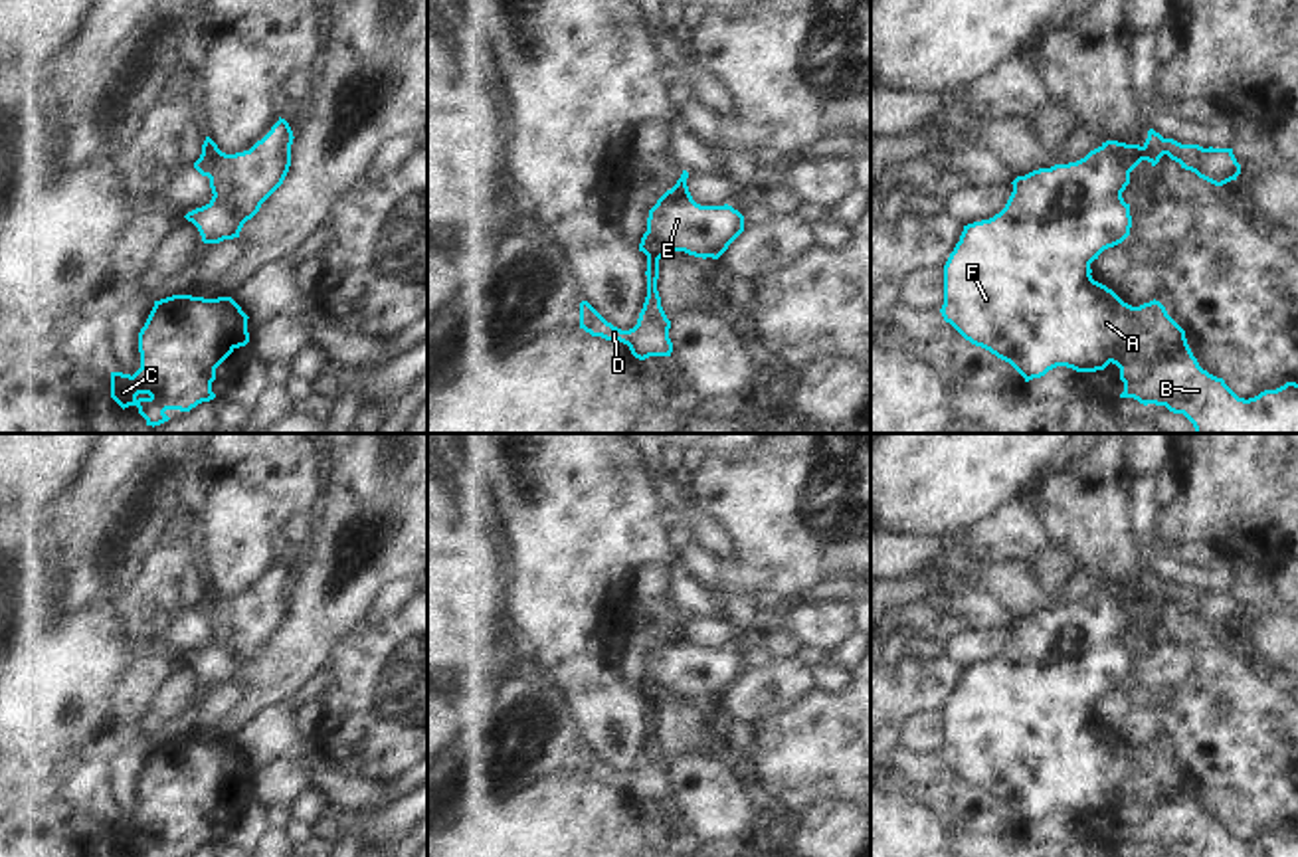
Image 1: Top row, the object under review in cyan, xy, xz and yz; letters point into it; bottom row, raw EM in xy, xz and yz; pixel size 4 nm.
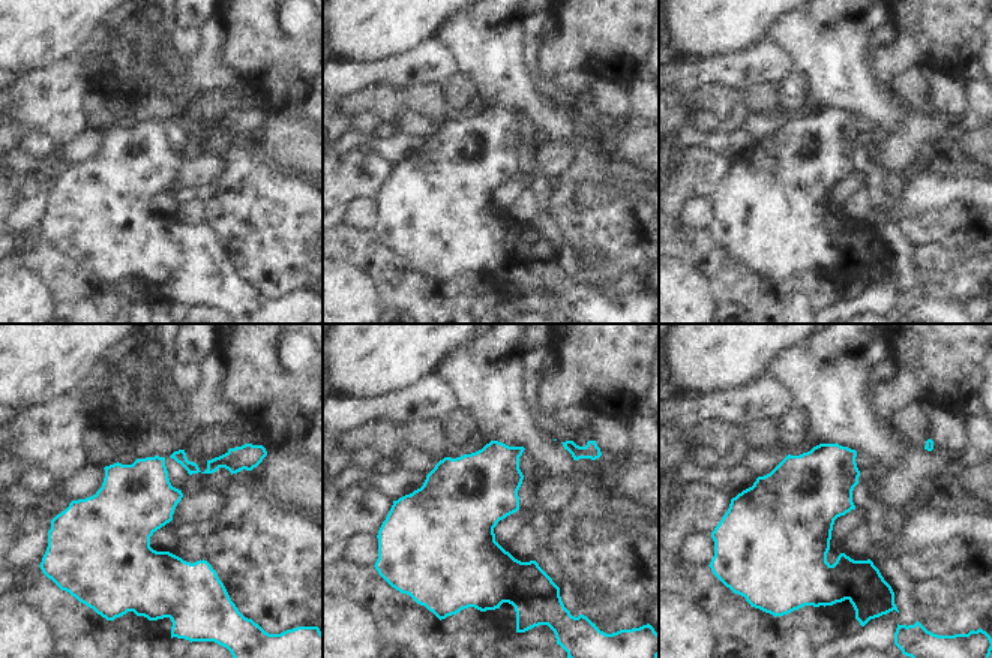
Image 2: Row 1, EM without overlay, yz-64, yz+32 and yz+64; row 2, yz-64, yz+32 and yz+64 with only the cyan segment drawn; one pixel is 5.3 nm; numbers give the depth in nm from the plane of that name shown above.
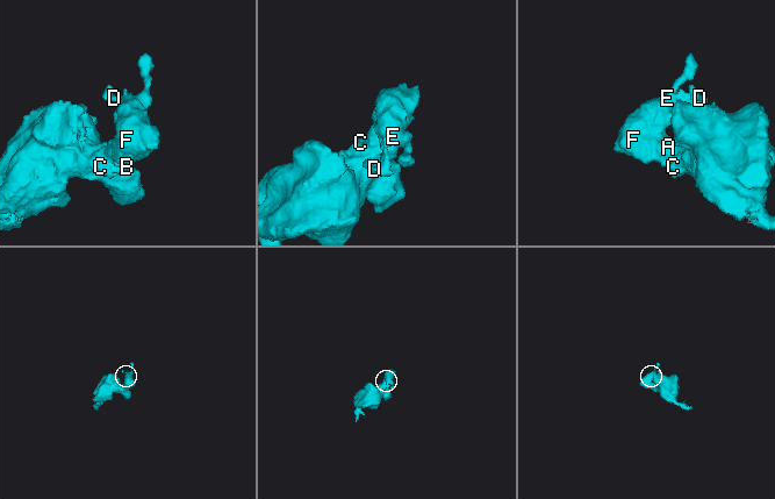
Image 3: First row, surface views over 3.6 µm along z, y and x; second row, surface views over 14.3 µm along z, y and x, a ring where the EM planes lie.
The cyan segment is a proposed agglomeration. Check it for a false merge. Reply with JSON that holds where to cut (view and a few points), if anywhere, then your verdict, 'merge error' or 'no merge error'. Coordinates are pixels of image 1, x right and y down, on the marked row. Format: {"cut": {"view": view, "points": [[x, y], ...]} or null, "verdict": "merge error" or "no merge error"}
{"cut": {"view": "yz", "points": [[1103, 145], [1128, 175]]}, "verdict": "merge error"}

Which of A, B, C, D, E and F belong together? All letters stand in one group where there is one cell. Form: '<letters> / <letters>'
A B C E F / D

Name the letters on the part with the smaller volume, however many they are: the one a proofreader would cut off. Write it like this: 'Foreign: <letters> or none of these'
Foreign: D.

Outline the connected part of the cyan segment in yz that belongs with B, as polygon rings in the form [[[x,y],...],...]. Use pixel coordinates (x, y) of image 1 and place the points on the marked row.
[[[1098,146],[1076,162],[1039,168],[1011,184],[1005,208],[964,226],[944,265],[940,313],[966,340],[1009,362],[1025,382],[1057,366],[1096,372],[1112,362],[1124,382],[1120,398],[1183,414],[1195,433],[1298,433],[1296,382],[1239,398],[1199,366],[1185,331],[1159,301],[1132,307],[1092,279],[1090,263],[1122,243],[1132,228],[1130,204],[1122,198],[1130,174],[1118,156]]]

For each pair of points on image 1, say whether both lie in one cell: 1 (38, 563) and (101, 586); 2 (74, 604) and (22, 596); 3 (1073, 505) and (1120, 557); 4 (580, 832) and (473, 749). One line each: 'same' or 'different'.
1: different
2: different
3: same
4: different

